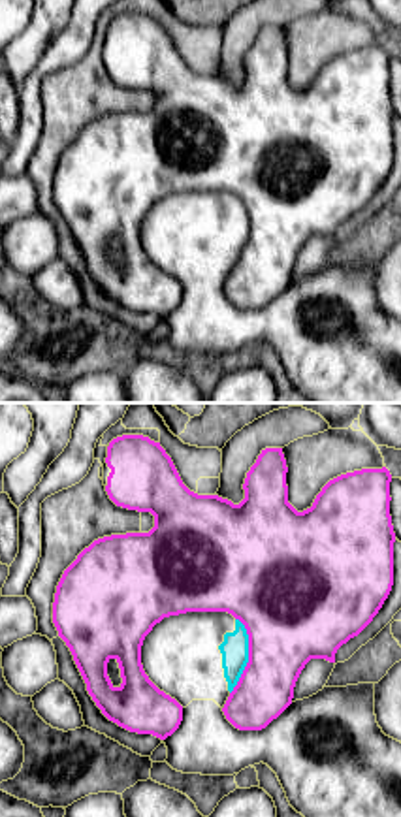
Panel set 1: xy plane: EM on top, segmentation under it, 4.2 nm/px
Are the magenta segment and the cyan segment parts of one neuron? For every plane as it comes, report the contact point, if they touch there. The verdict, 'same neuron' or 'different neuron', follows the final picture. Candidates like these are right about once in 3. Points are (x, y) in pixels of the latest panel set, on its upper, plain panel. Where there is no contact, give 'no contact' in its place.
meets magenta at (249, 234)

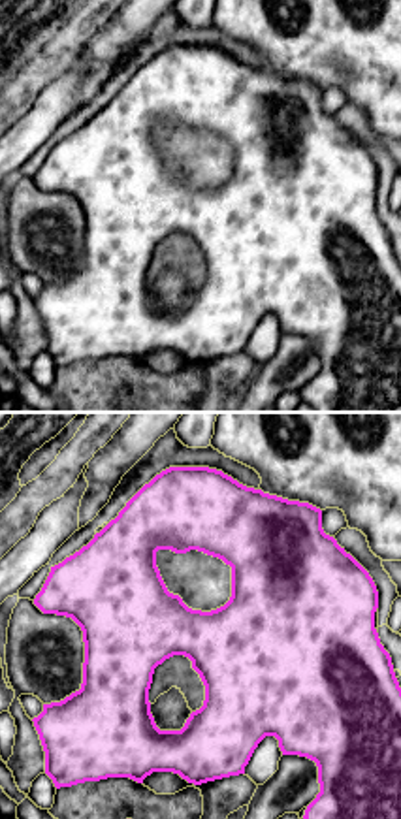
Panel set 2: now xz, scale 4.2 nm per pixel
no contact

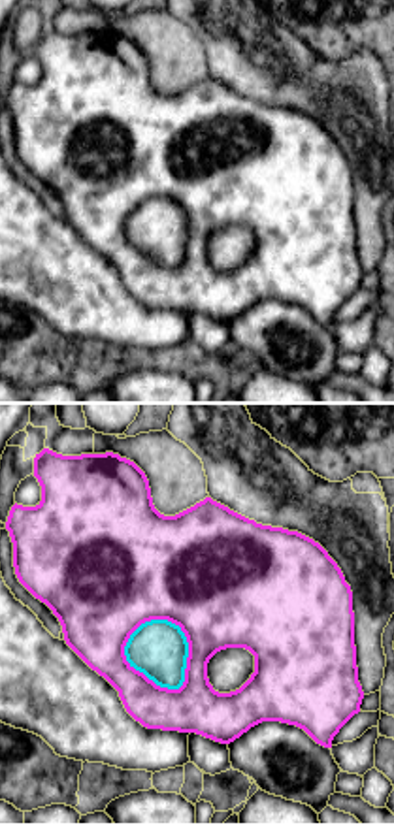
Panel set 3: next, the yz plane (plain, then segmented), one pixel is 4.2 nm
meets magenta at (187, 219)

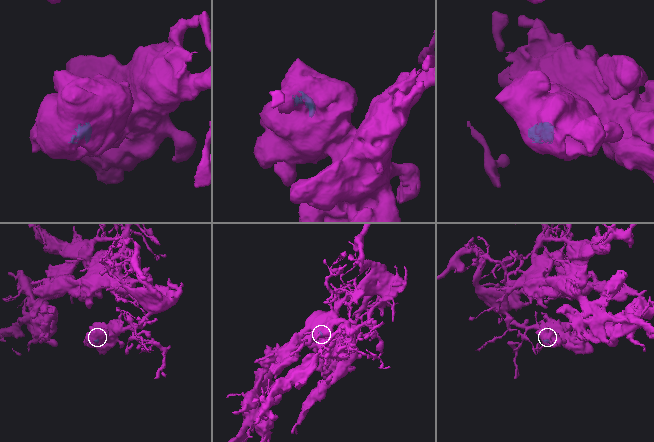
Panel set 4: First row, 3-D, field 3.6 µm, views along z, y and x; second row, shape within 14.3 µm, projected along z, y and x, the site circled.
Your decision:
different neuron

